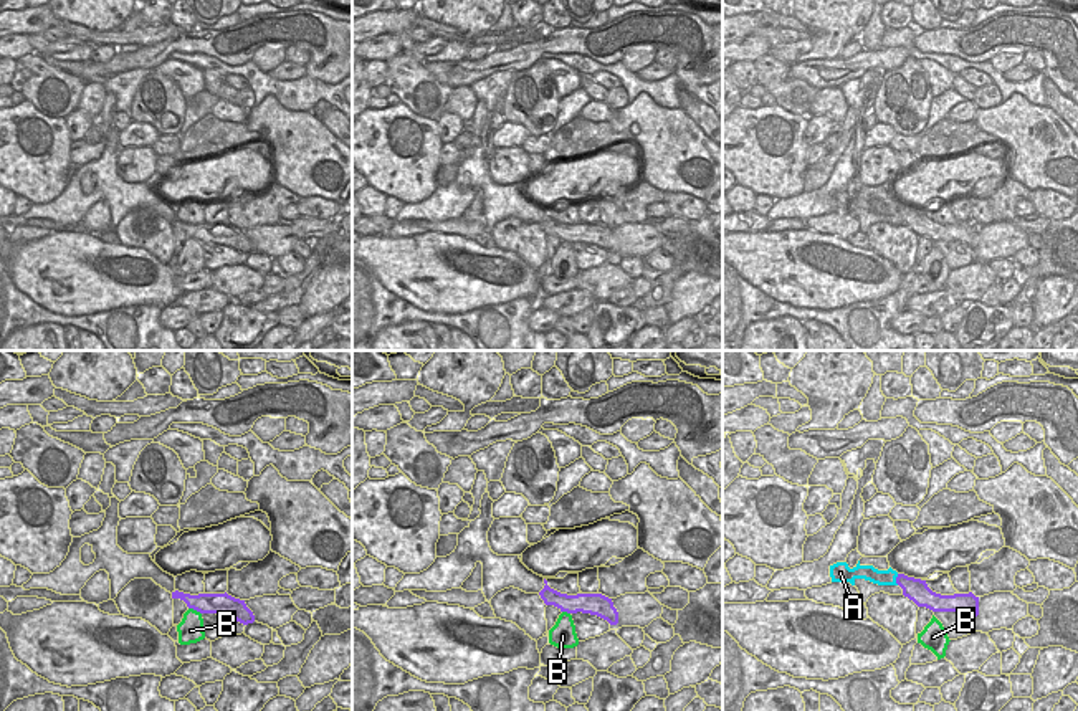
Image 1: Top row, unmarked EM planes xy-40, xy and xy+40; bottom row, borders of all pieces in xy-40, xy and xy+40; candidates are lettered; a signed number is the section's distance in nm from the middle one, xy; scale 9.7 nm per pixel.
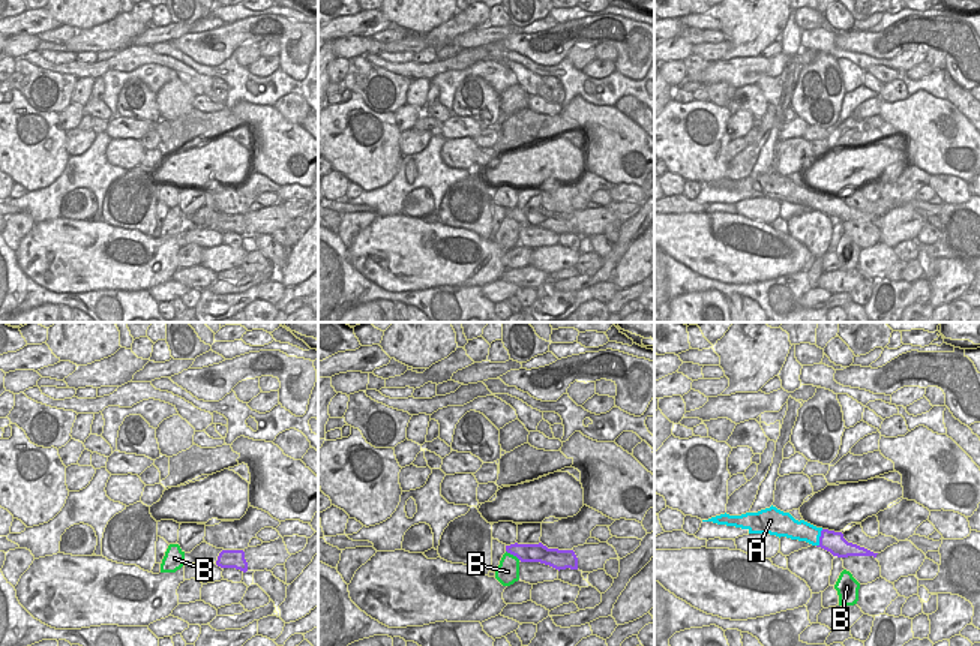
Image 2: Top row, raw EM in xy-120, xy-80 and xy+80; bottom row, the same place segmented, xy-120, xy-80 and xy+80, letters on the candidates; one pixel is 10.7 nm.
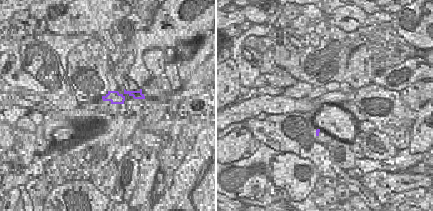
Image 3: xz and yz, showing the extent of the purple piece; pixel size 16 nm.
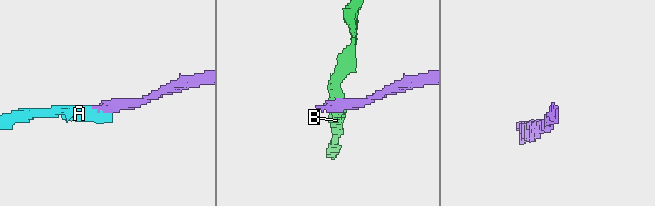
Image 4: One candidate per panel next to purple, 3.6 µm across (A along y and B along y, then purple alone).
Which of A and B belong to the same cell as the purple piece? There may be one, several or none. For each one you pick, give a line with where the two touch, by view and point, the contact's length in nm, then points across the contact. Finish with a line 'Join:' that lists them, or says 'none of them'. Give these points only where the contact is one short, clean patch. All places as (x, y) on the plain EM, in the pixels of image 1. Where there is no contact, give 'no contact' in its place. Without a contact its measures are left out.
A: xy+40 (896, 209) | 110 nm | across xy+40 (915, 219), (896, 209), (882, 207)
Join: A

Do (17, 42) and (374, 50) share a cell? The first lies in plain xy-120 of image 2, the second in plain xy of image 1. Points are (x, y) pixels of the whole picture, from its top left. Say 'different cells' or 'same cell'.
same cell

